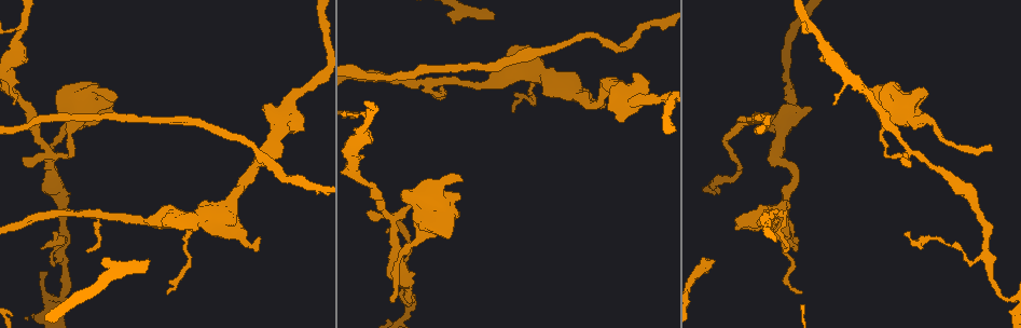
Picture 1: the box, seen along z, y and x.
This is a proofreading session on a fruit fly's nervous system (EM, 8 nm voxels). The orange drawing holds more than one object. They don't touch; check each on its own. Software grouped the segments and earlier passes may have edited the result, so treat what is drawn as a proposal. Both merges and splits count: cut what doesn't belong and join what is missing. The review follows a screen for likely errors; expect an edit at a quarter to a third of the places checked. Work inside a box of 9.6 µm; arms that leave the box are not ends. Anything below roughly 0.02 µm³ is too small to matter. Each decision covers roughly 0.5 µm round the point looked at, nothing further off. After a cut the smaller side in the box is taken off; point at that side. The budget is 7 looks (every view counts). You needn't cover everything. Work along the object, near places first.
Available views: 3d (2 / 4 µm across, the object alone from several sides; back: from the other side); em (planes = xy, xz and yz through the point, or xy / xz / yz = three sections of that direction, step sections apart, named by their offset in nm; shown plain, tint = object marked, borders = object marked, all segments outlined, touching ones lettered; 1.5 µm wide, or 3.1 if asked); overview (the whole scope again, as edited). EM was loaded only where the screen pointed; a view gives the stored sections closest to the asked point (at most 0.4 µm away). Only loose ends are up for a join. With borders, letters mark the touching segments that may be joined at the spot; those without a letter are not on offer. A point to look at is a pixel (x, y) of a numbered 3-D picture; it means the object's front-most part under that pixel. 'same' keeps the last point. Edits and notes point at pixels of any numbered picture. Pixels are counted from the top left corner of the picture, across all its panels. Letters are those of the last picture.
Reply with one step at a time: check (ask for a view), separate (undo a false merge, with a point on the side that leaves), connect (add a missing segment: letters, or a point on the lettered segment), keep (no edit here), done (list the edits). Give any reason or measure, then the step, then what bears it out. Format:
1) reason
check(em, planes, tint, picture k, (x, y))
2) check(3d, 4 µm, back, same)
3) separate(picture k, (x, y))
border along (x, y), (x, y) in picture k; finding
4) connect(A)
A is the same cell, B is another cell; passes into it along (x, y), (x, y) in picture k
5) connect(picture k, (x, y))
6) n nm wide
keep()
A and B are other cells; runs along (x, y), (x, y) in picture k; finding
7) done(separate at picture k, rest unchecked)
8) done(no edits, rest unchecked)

a fork
check(3d, 2 µm, picture 1, (907, 151))

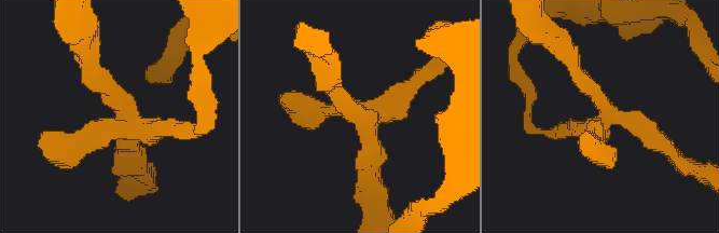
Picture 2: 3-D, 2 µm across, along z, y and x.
check(em, yz, step 4, borders, picture 2, (373, 120))

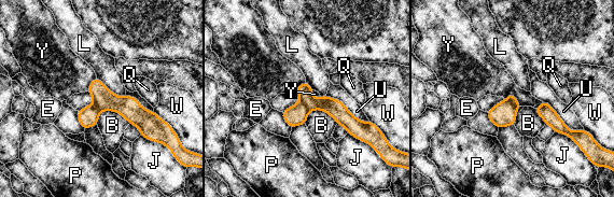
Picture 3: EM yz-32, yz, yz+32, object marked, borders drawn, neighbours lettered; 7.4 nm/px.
cut it another way
check(em, planes, borders, same)

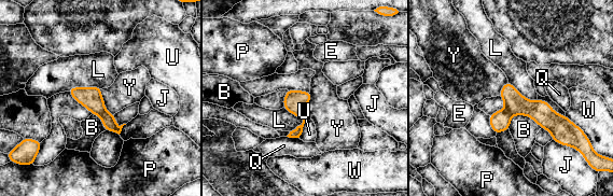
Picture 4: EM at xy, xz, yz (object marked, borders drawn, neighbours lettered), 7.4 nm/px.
160 nm wide; L touches over 260 nm
separate(picture 4, (540, 111))
B, E, J, L, P, Q, U, W and Y are other cells; a second neuron is stuck on

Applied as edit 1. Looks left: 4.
check(overview)

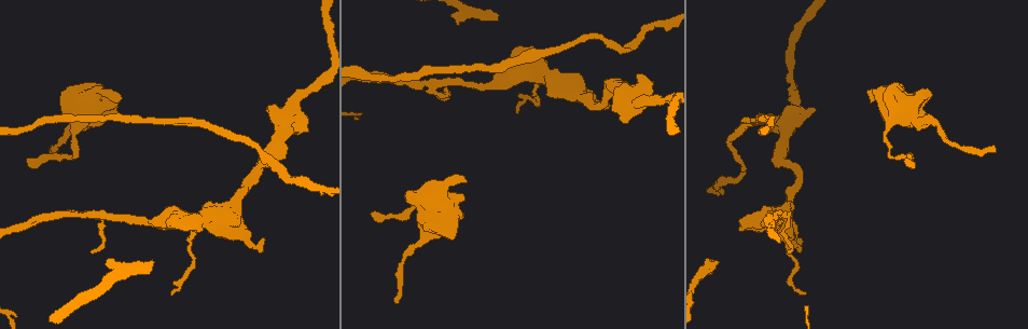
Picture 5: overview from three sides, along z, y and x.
thin end
check(3d, 2 µm, picture 5, (399, 301))

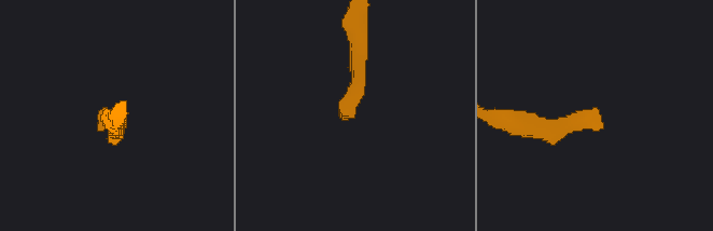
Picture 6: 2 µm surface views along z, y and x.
check(em, planes, borders, picture 6, (599, 109))

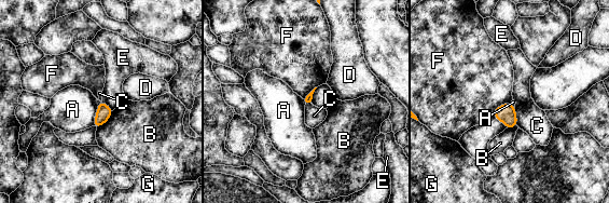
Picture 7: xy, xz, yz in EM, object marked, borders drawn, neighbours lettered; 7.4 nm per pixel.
keep()
A, B, C, D, E, F and G are other cells; border along (514, 108), (517, 125) in picture 7; none of them fits

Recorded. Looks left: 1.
done(separate at picture 4, rest unchecked)

